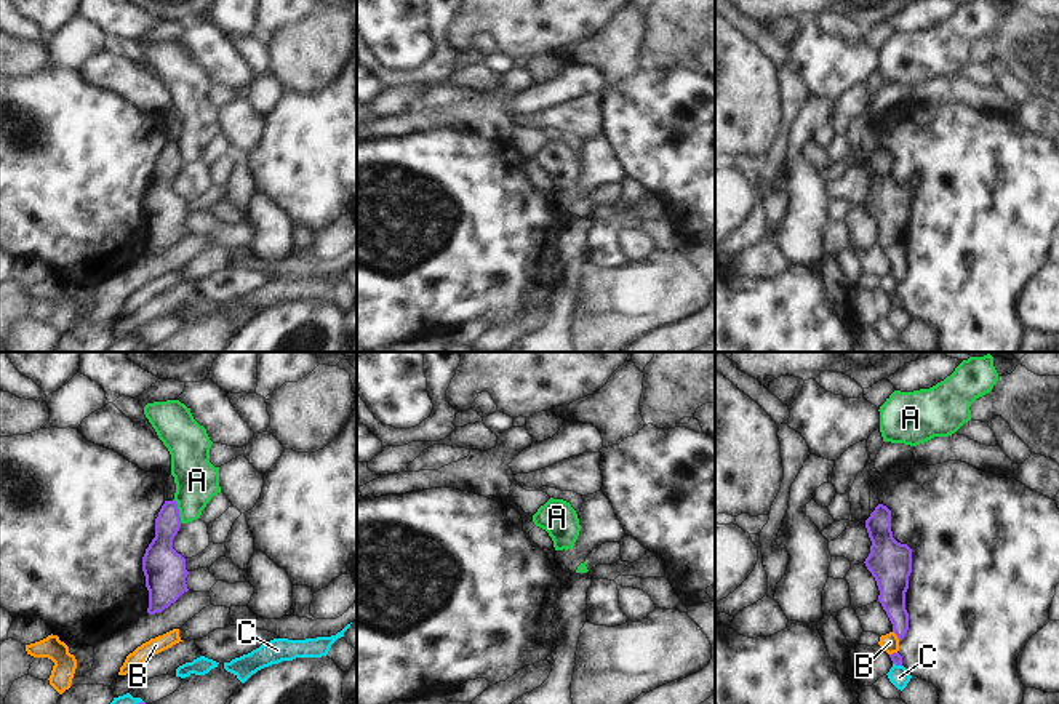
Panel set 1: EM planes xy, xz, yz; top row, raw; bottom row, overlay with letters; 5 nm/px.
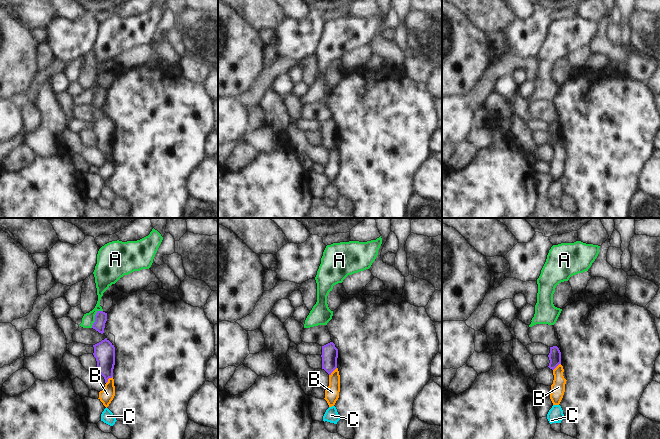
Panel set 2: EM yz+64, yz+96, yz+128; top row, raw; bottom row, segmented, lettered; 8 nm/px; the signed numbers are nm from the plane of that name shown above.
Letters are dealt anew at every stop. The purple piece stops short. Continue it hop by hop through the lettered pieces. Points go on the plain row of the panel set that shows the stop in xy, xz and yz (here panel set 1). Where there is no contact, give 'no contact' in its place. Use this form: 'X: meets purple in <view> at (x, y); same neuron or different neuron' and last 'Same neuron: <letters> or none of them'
A: meets purple in xy at (178, 152); different neuron
B: meets purple in yz at (896, 276); different neuron
C: meets purple in xy at (136, 346); different neuron
Same neuron: none of them

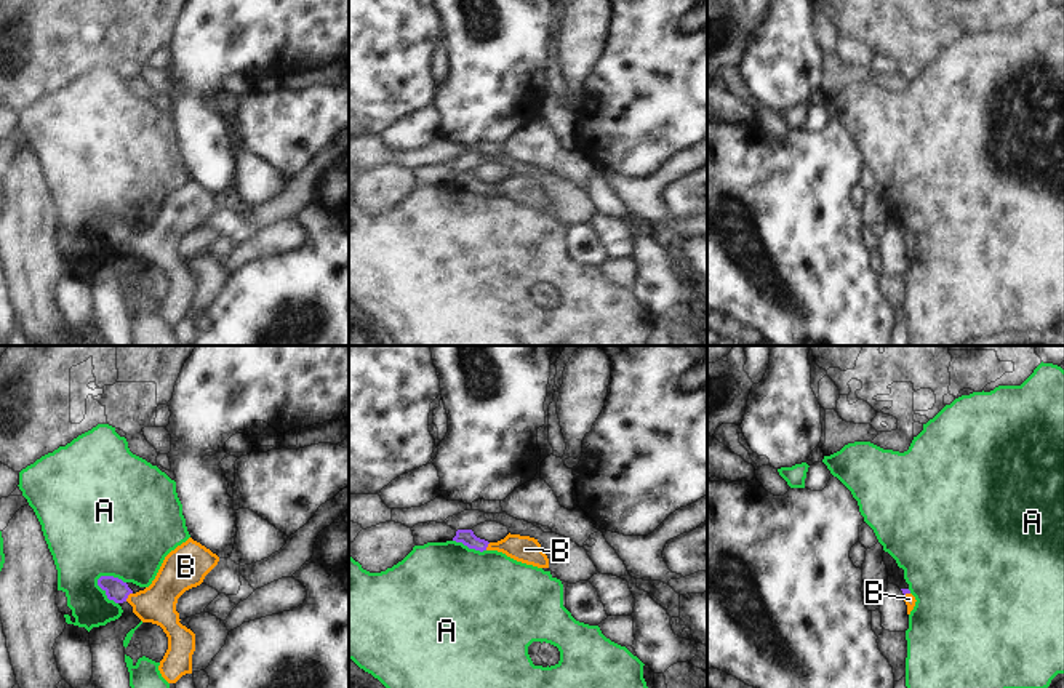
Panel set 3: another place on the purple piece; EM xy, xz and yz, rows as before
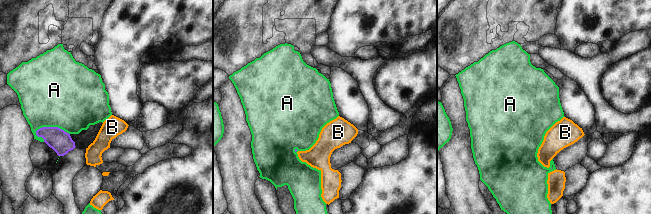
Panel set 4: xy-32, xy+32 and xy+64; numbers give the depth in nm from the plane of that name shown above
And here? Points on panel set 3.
A: meets purple in xy at (103, 231); different neuron
B: meets purple in xy at (127, 239); same neuron
Same neuron: B

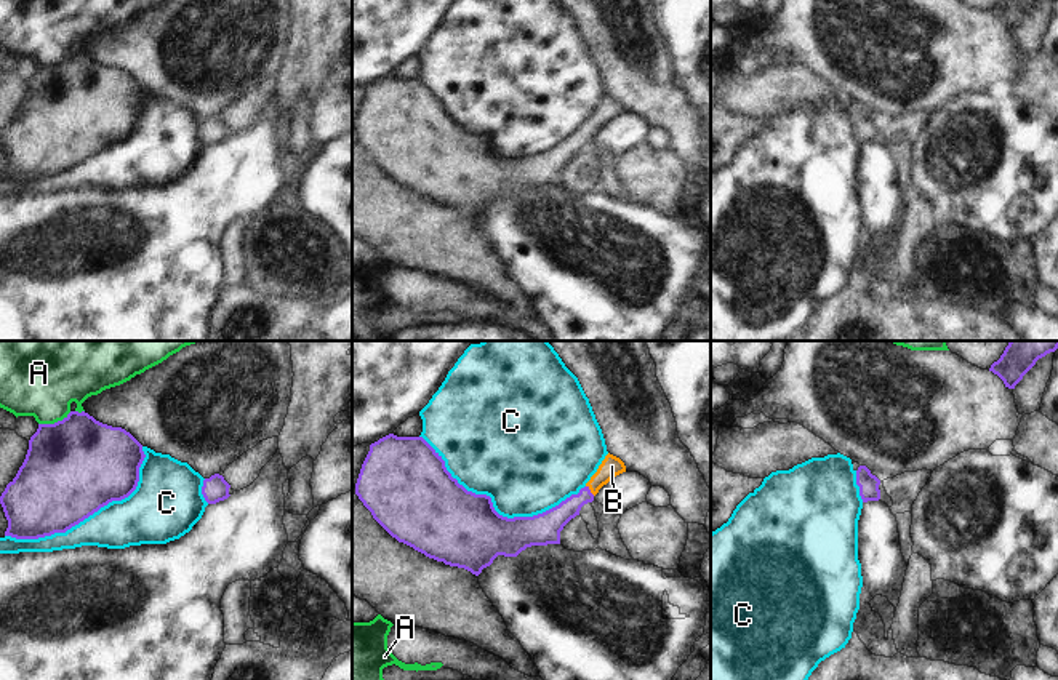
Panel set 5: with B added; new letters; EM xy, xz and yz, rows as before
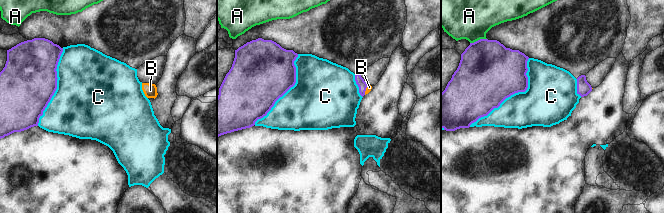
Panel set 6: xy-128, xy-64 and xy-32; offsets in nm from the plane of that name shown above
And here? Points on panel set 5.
A: meets purple in xy at (55, 64); different neuron
B: meets purple in xz at (589, 132); same neuron
C: meets purple in xz at (493, 151); different neuron
Same neuron: B

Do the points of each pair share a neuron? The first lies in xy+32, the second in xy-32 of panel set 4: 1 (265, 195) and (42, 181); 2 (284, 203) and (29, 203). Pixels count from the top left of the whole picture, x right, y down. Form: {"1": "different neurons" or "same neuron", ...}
{"1": "same neuron", "2": "different neurons"}

